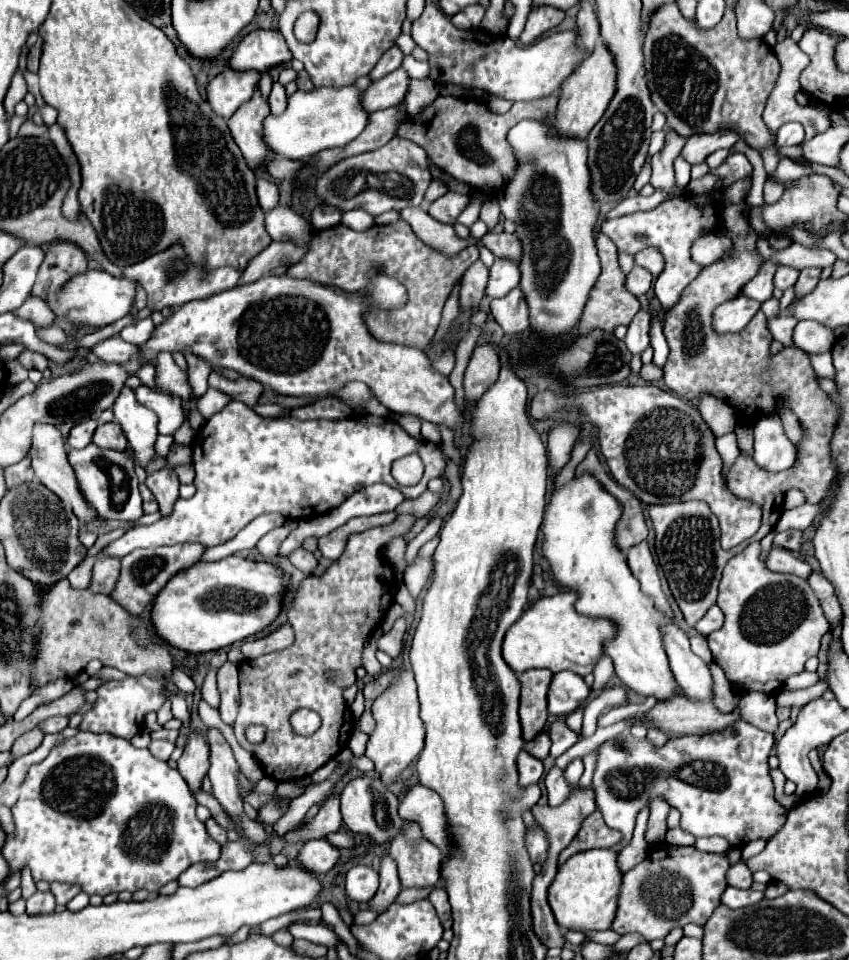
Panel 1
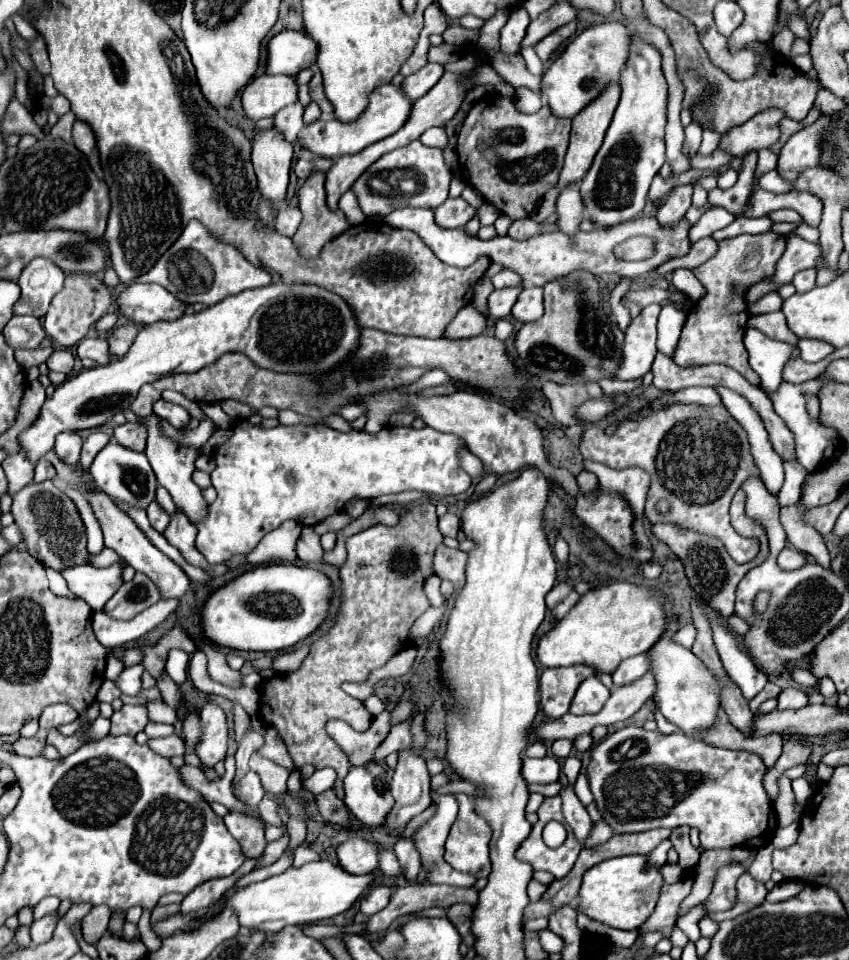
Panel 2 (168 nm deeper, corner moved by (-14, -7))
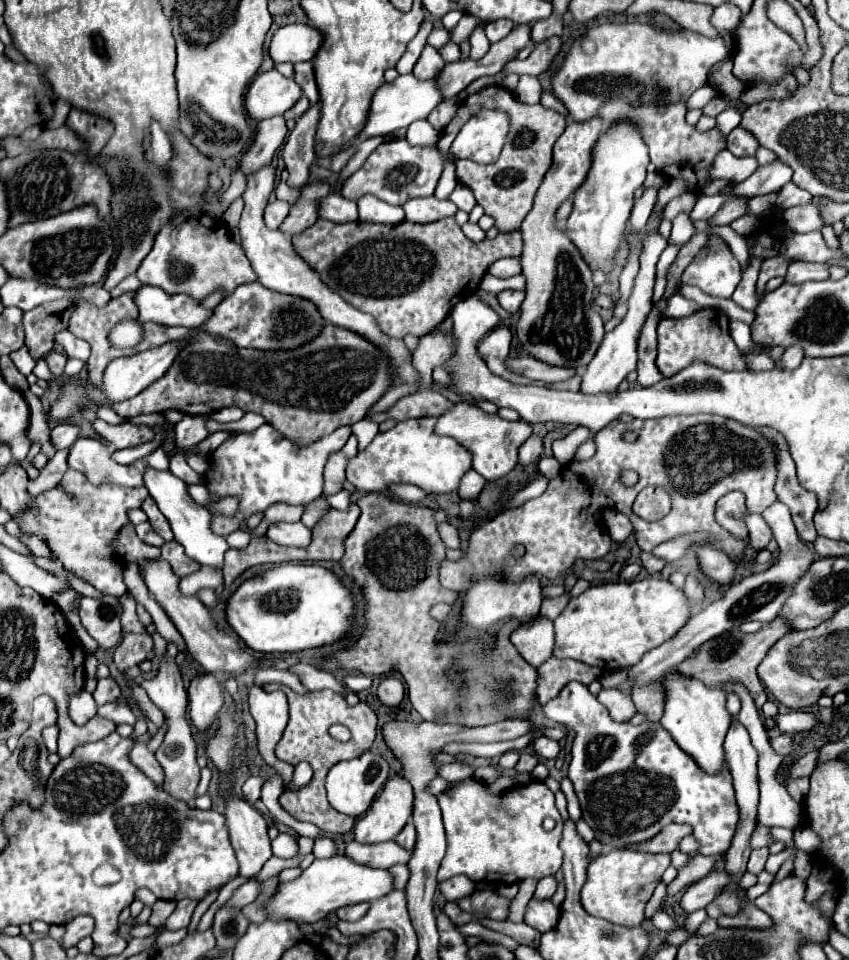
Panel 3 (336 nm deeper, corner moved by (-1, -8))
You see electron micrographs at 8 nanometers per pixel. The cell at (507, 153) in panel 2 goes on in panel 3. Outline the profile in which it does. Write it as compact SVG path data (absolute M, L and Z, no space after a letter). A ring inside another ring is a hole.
M489 86L483 90L481 96L469 96L457 110L455 118L447 124L447 128L441 132L441 140L437 144L437 148L443 154L449 154L451 148L451 140L455 140L455 136L459 134L461 126L475 116L481 108L489 108L489 110L503 110L509 116L509 134L507 134L507 142L501 150L501 156L497 162L489 164L489 166L481 166L477 162L467 162L467 160L455 160L457 166L457 180L463 182L465 186L469 186L475 194L475 200L479 206L483 206L485 214L495 218L495 226L501 232L511 232L511 230L519 230L523 218L527 216L527 212L531 210L533 204L533 196L539 188L539 184L543 182L545 172L551 166L551 152L553 152L553 144L555 140L563 134L567 120L563 122L563 114L551 110L551 108L543 108L541 104L523 104L519 102L509 90L501 88L501 86Z

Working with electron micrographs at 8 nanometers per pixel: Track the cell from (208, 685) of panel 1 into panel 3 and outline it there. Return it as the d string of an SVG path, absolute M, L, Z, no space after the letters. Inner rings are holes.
M135 742L133 750L131 750L131 760L133 760L157 786L163 784L163 768L159 766L157 758L147 750L147 744L137 744L137 742Z

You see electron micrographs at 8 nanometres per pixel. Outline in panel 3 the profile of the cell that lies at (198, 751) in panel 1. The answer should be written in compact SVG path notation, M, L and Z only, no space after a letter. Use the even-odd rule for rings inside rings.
M213 674L197 676L189 686L189 716L199 736L207 734L223 706L223 686Z

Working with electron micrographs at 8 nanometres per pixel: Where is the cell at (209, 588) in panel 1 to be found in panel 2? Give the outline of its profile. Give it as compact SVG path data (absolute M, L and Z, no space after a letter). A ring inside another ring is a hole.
M268 565L220 587L202 607L204 635L238 651L282 651L310 637L328 617L332 583L312 567Z

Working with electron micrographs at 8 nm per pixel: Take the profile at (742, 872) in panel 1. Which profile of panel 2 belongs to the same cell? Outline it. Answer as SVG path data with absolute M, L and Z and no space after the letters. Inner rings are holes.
M766 845L756 853L756 859L752 861L752 865L748 867L748 873L752 873L752 877L756 877L756 881L766 883L772 875L772 851L774 845Z

